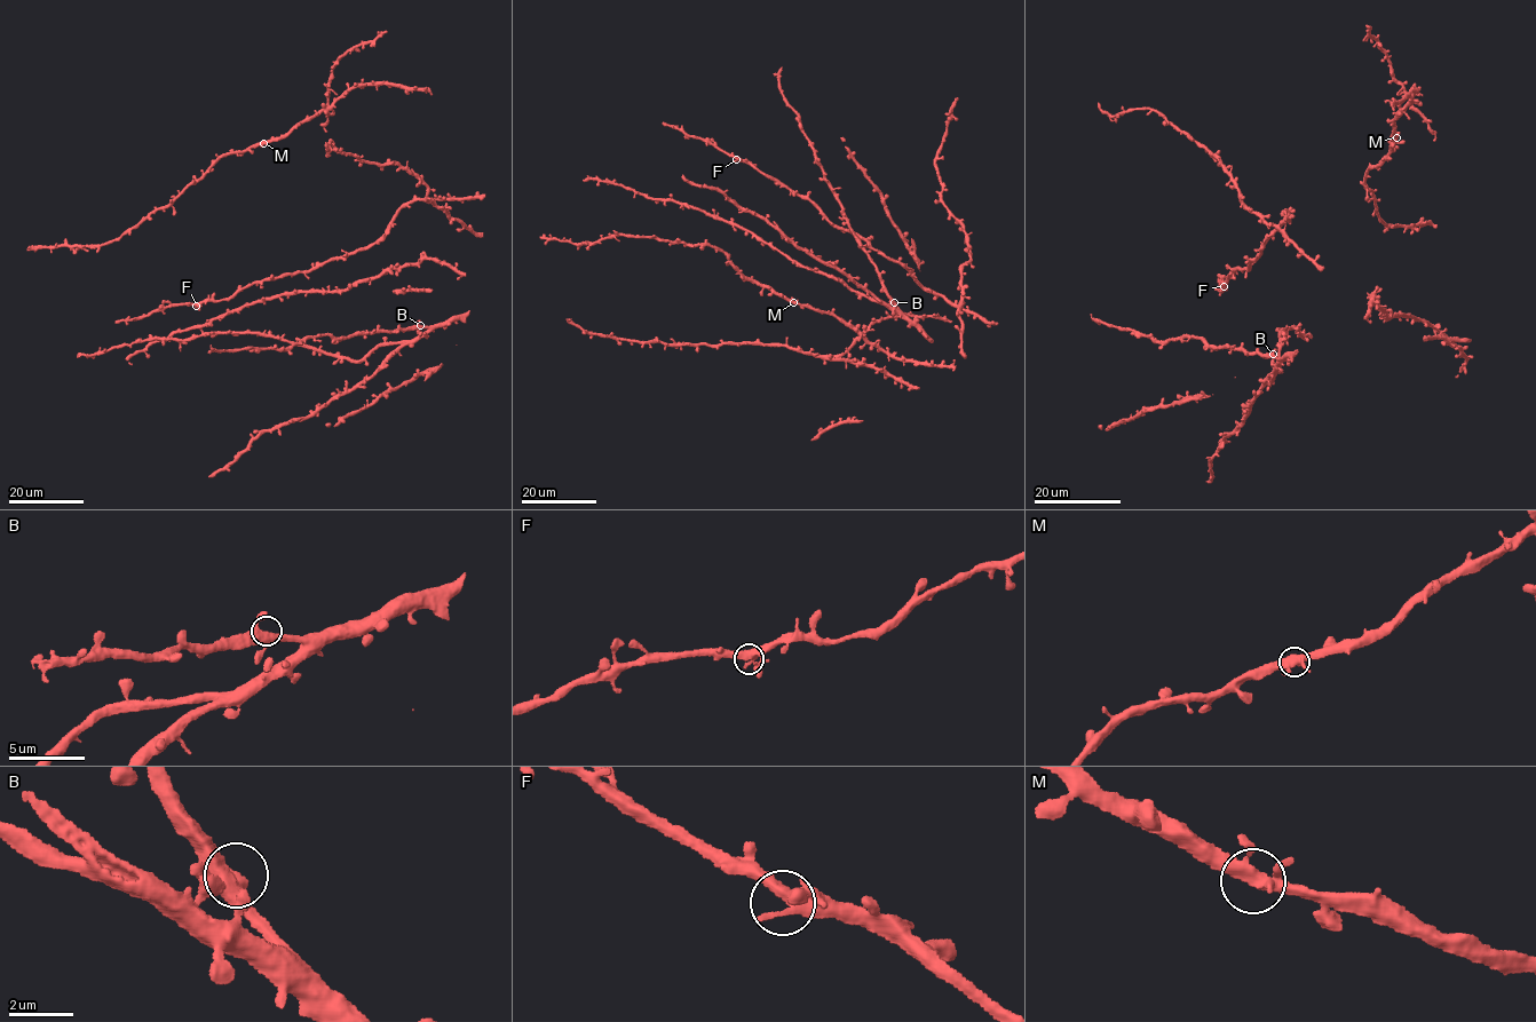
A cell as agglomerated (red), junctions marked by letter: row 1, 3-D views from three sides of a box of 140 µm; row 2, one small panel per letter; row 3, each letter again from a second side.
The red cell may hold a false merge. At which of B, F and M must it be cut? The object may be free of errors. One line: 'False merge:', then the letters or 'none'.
False merge: none

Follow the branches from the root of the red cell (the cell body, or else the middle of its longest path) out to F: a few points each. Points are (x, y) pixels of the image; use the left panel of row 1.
F: (242, 288), (229, 298), (203, 301), (196, 306)

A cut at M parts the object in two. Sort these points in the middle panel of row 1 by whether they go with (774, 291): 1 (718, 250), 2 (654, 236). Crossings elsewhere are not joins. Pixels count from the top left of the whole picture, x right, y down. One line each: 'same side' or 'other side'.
1: same side
2: same side

